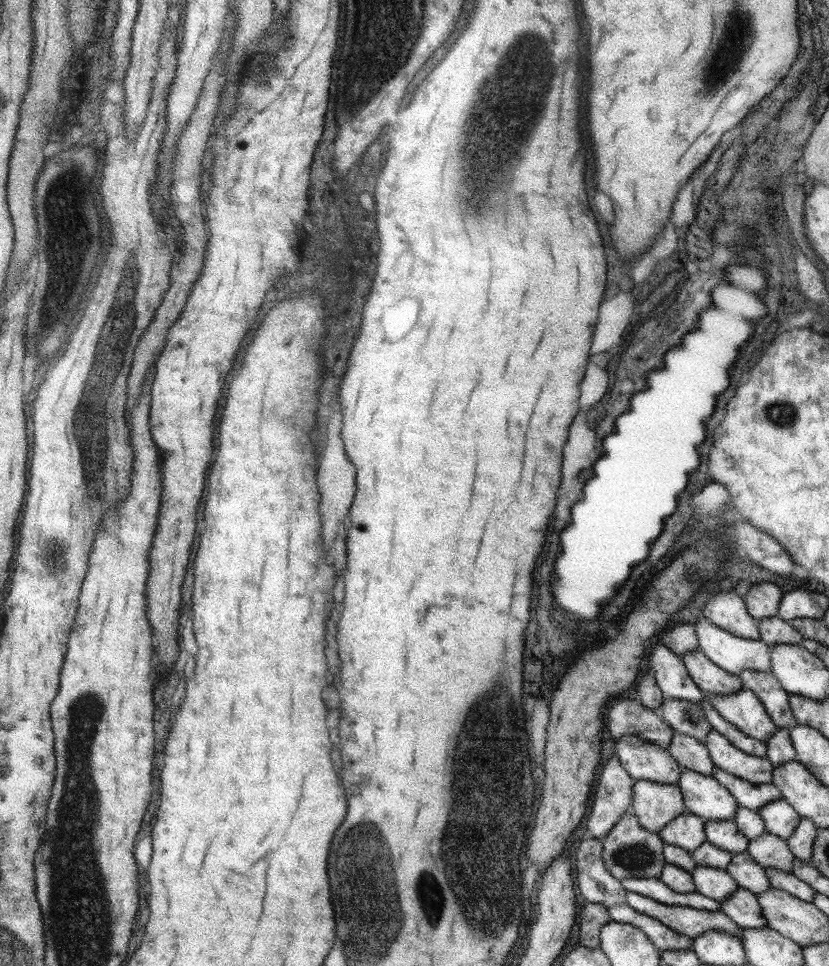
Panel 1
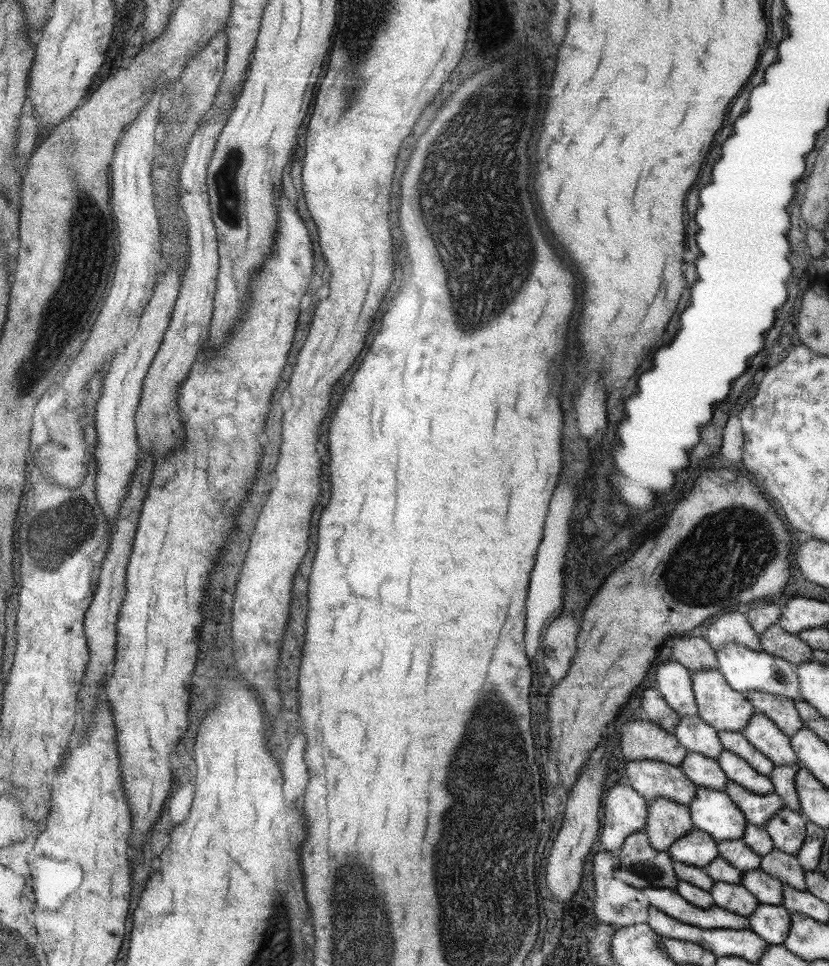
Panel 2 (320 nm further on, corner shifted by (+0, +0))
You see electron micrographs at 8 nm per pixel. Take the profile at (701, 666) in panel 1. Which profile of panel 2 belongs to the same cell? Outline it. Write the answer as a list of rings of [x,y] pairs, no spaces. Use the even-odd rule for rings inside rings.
[[[714,669],[692,674],[691,686],[699,718],[718,732],[741,733],[755,712],[744,694],[733,691]]]

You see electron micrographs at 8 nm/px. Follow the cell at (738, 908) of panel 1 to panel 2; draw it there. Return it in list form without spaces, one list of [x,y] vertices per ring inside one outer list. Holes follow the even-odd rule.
[[[759,903],[747,916],[750,929],[767,944],[783,944],[787,936],[791,917],[790,912],[781,905]]]

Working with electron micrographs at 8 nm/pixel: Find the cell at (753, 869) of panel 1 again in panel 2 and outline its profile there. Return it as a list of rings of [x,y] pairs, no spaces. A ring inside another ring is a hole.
[[[761,869],[742,872],[740,885],[760,903],[773,906],[782,904],[782,882]]]

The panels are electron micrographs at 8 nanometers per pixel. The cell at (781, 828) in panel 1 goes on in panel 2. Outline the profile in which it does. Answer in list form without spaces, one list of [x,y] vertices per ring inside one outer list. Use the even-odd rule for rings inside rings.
[[[784,807],[765,822],[763,828],[772,840],[774,848],[796,856],[805,836],[806,822],[807,818],[803,814]]]

